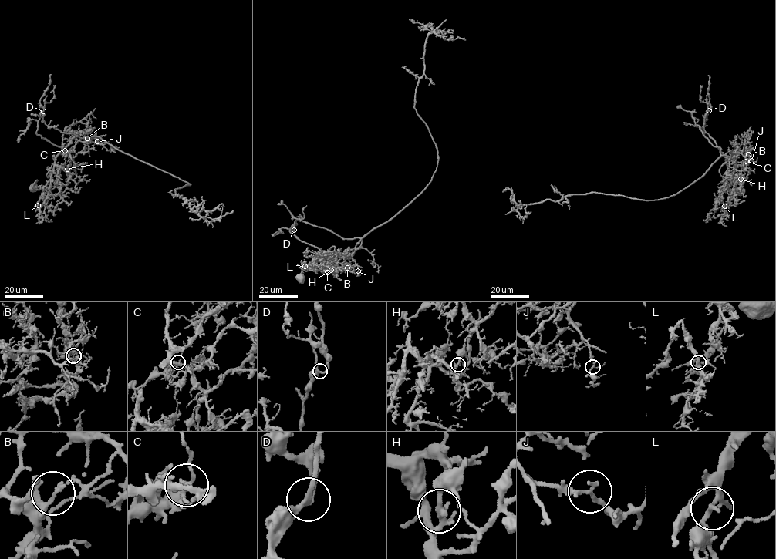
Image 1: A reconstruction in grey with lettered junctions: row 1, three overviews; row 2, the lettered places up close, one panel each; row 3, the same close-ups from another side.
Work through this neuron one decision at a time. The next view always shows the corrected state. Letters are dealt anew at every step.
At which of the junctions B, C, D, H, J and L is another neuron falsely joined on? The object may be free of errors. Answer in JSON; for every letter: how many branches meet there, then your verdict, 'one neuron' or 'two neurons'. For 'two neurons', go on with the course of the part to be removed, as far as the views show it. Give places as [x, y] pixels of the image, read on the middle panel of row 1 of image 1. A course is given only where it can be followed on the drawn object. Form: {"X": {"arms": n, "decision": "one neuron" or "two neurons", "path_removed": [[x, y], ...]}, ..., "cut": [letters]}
{"B": {"arms": 3, "decision": "two neurons", "path_removed": [[347, 267], [359, 241], [436, 170], [436, 144], [414, 108], [426, 38], [465, 40]]}, "C": {"arms": 3, "decision": "one neuron"}, "D": {"arms": 3, "decision": "one neuron"}, "H": {"arms": 3, "decision": "one neuron"}, "J": {"arms": 3, "decision": "one neuron"}, "L": {"arms": 3, "decision": "one neuron"}, "cut": ["B"]}

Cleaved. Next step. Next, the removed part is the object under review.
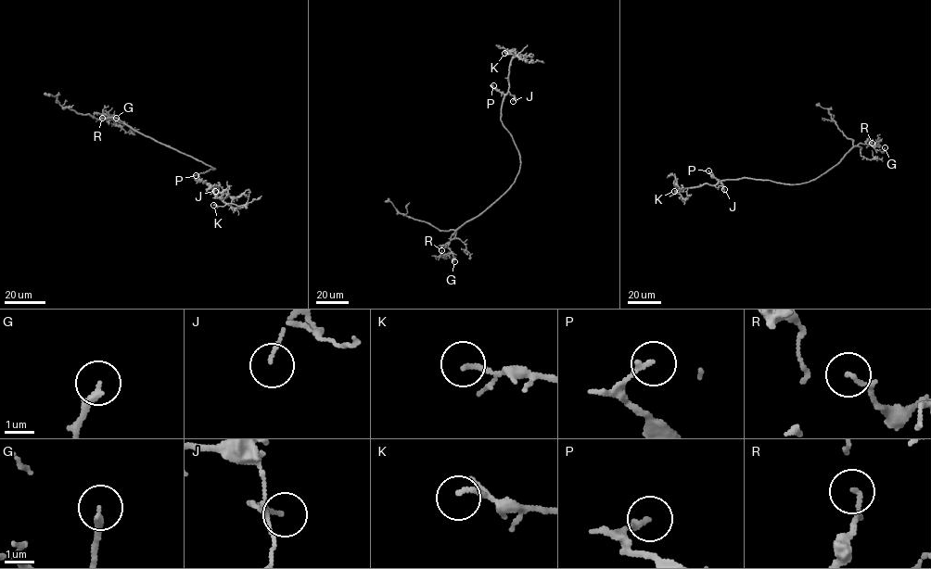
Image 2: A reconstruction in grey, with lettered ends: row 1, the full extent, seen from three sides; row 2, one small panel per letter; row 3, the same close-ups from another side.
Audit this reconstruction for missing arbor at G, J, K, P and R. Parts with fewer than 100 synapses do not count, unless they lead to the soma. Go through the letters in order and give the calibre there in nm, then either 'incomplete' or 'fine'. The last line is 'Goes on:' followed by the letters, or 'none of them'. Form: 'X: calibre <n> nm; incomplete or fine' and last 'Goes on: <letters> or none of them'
G: calibre 240 nm; fine
J: calibre 110 nm; fine
K: calibre 150 nm; fine
P: calibre 170 nm; fine
R: calibre 100 nm; fine
Goes on: none of them

